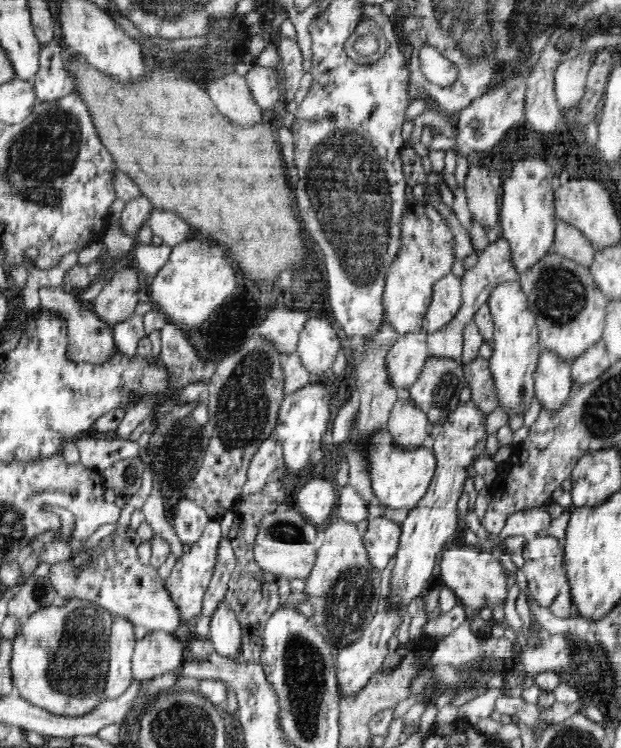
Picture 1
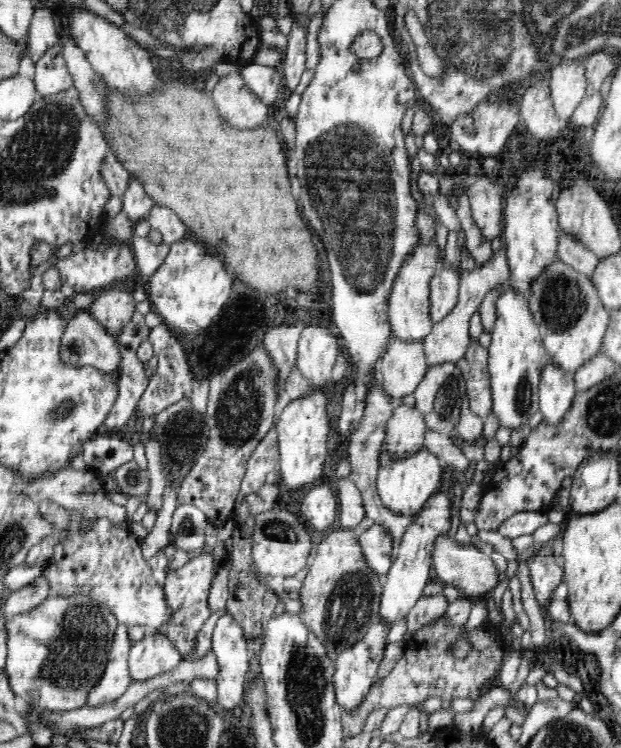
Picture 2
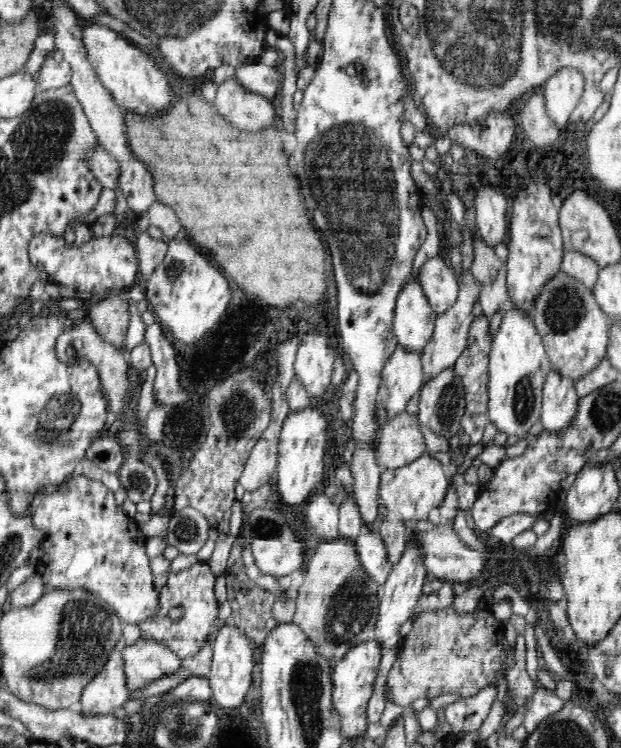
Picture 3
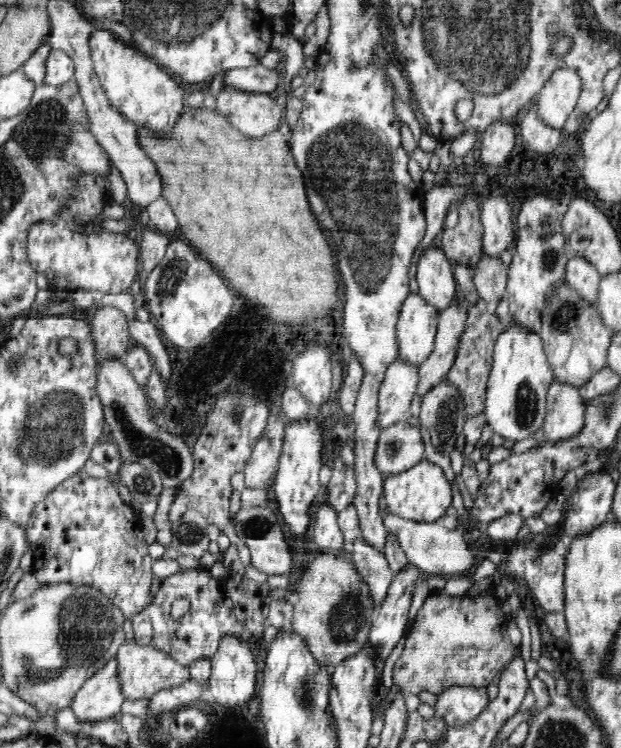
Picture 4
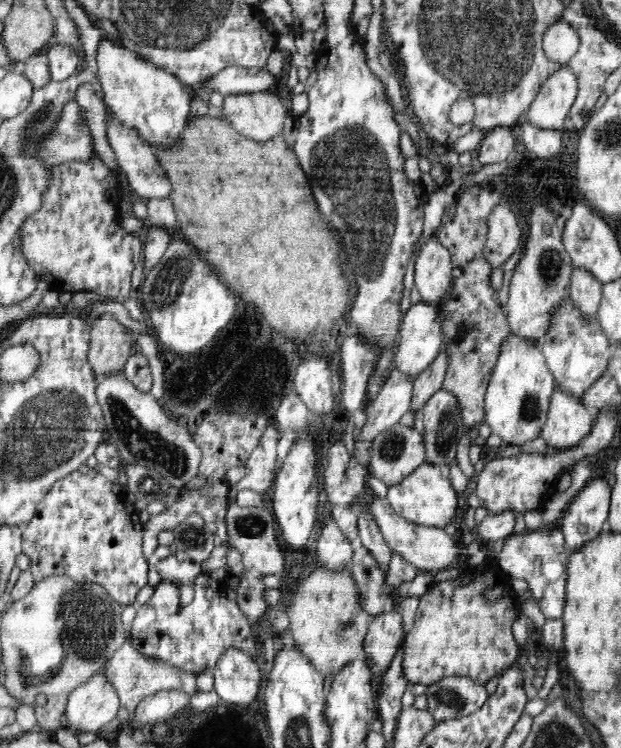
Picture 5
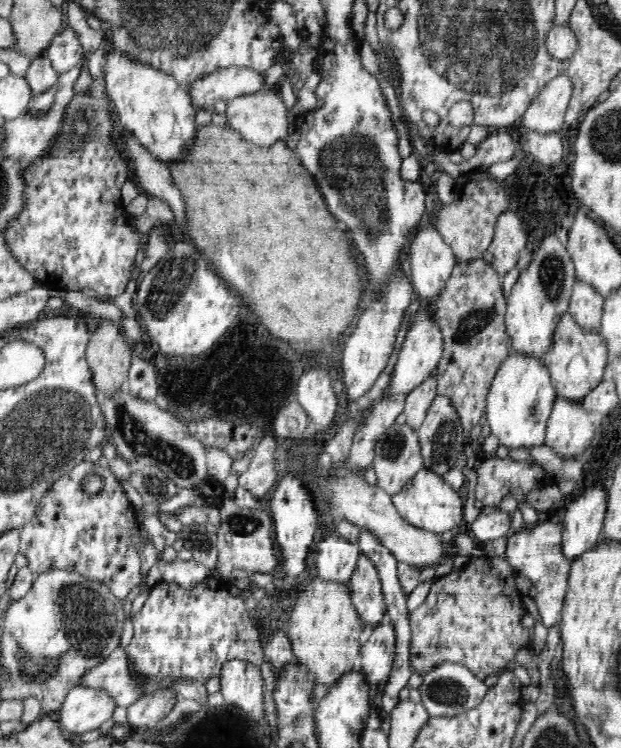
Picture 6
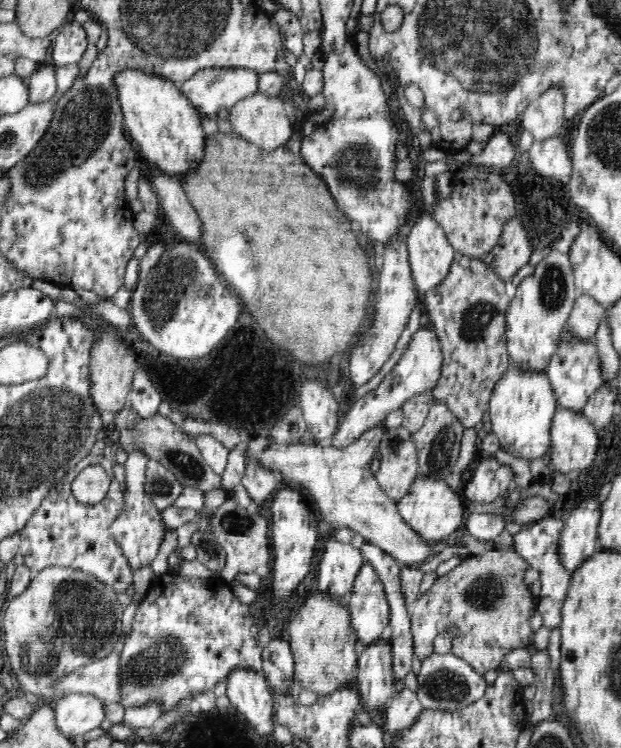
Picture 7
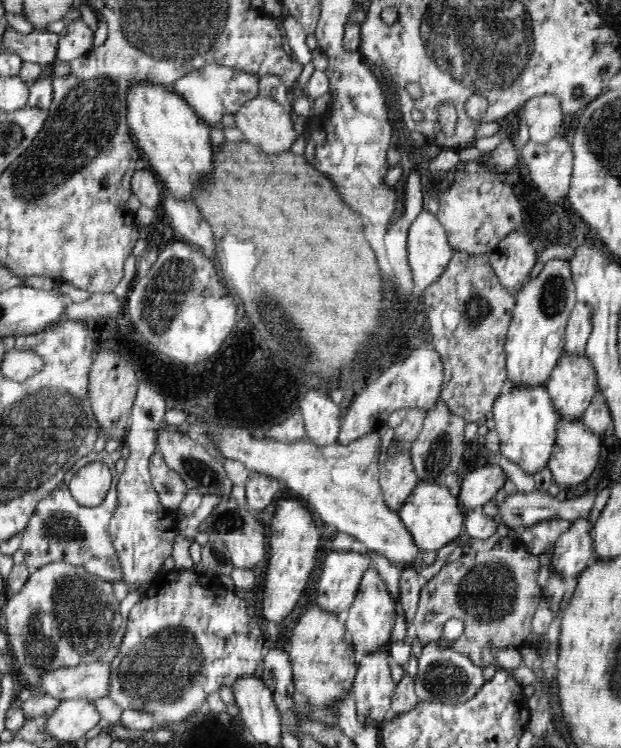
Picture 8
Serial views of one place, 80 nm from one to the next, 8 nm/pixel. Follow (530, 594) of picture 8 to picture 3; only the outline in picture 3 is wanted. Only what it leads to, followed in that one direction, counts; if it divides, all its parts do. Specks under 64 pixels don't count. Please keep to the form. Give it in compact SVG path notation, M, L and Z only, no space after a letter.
M452 606L422 612L413 622L409 634L403 638L401 651L397 656L395 663L389 670L385 685L385 693L392 702L399 704L407 709L418 698L436 698L442 694L457 694L462 696L476 696L482 689L488 686L494 686L508 660L504 656L510 652L512 645L508 643L504 646L492 646L498 644L500 640L500 622L490 614L490 612L468 612L469 614L456 614Z

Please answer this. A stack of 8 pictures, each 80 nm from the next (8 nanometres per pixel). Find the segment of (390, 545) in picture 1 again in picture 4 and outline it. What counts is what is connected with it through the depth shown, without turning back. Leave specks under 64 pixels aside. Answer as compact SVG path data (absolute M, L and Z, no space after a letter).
M356 539L351 551L351 562L358 571L362 582L366 583L367 594L374 608L384 603L394 572L386 560L385 553L366 543L366 539Z

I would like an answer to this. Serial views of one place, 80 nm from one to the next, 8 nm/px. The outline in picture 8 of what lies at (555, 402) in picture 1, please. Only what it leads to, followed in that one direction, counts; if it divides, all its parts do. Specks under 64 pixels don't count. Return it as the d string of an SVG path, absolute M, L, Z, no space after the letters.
M559 418L557 440L549 458L548 468L562 488L578 486L594 472L598 464L601 438L582 420L567 422Z

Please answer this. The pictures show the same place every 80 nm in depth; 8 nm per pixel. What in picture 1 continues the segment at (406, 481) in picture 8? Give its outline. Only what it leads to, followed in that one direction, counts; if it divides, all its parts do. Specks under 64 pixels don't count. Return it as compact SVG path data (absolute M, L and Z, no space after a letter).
M399 400L387 422L387 429L394 446L402 449L416 449L428 444L431 425L426 414L409 402Z

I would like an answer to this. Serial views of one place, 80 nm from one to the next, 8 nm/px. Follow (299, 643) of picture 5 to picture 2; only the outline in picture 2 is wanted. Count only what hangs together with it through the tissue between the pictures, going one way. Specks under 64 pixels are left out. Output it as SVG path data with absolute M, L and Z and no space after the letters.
M335 527L326 533L316 548L316 556L299 590L301 611L299 621L320 639L326 653L335 661L347 648L356 644L380 622L379 604L382 596L381 578L375 576L363 558L362 547L353 530Z

